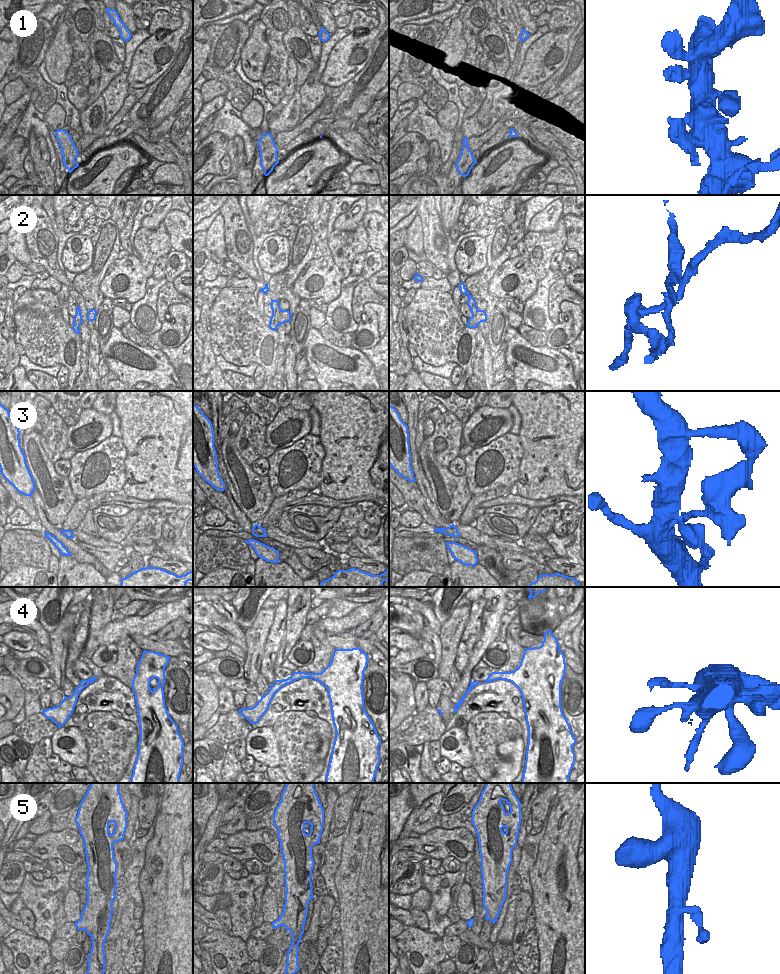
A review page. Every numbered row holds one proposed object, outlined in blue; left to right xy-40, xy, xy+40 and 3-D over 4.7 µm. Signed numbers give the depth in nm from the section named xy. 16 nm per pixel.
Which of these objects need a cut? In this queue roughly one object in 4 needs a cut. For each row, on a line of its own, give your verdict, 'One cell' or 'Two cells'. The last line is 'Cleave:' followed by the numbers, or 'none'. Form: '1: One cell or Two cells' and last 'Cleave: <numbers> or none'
1: One cell
2: Two cells
3: One cell
4: One cell
5: One cell
Cleave: 2.

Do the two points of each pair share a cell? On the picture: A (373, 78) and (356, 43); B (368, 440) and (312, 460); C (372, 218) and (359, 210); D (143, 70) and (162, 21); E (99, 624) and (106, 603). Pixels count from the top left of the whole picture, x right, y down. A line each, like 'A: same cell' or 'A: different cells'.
A: different cells
B: different cells
C: different cells
D: different cells
E: same cell

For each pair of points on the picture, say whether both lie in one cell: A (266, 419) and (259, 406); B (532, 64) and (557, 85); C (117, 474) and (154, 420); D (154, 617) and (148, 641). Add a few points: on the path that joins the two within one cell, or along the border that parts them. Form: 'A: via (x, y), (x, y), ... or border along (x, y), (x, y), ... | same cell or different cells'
A: via (266, 416), (262, 409) | same cell
B: border along (564, 60), (540, 85) | different cells
C: border along (123, 440), (126, 450), (123, 488) | different cells
D: border along (155, 633), (148, 635), (133, 634), (130, 637) | different cells

